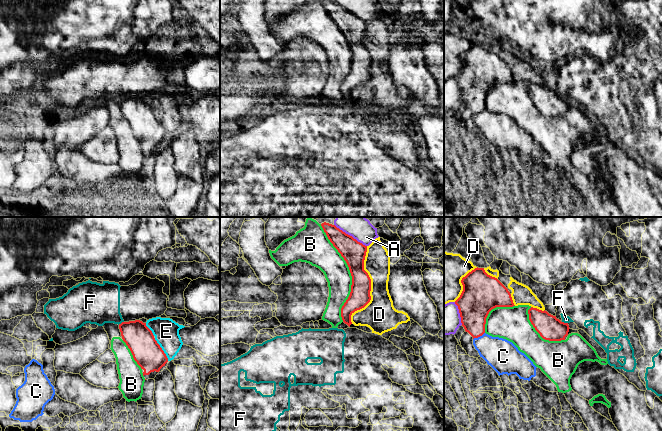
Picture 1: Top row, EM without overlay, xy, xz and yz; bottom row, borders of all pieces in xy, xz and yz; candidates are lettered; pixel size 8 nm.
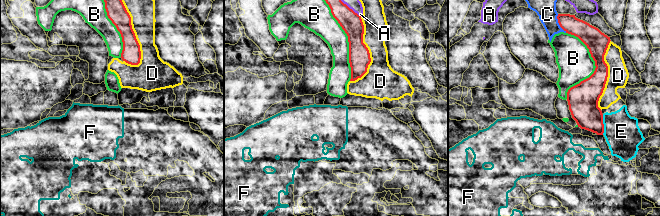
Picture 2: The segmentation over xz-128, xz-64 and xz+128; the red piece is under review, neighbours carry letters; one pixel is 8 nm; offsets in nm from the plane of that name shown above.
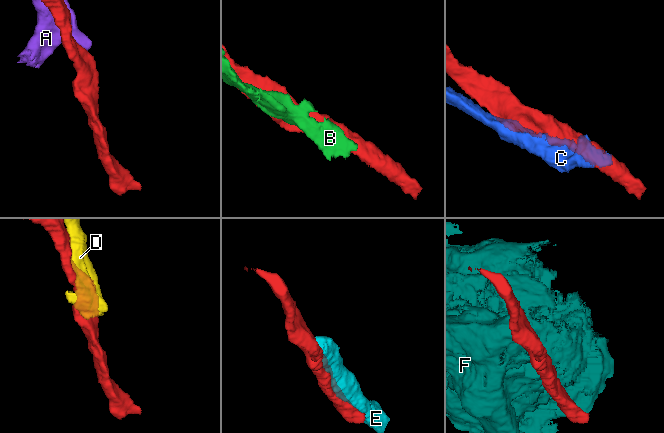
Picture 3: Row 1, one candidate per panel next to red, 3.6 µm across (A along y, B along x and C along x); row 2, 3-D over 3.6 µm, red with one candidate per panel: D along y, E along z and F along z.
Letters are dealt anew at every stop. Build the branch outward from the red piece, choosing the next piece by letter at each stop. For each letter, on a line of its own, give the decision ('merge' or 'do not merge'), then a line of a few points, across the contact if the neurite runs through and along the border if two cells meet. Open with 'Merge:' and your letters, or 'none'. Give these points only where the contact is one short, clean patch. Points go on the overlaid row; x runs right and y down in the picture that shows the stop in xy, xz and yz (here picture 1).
Merge: none
A: do not merge; line xz (334, 224), (366, 246)
B: do not merge
C: do not merge
D: do not merge
E: do not merge
F: do not merge; line yz (562, 321), (567, 323)

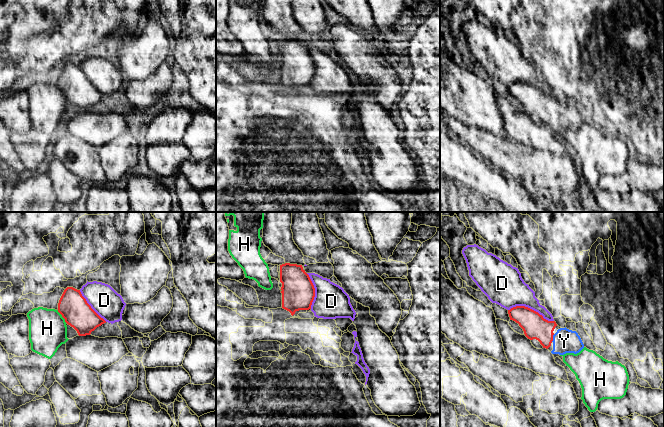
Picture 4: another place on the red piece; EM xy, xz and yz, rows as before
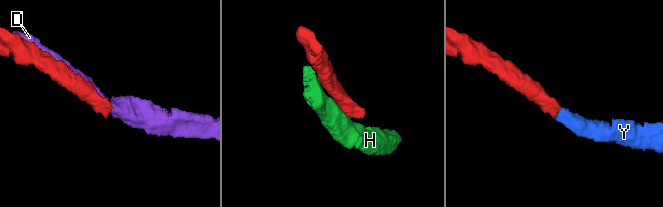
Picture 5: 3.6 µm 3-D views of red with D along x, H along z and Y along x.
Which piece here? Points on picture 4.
Merge: Y
D: do not merge
H: do not merge
Y: merge; line yz (533, 324), (552, 338), (564, 341)

